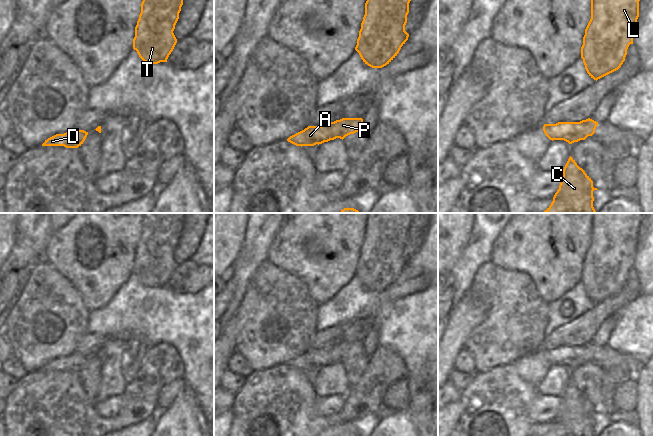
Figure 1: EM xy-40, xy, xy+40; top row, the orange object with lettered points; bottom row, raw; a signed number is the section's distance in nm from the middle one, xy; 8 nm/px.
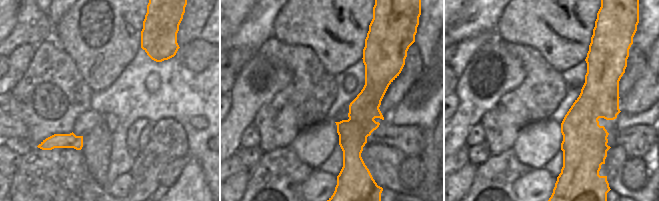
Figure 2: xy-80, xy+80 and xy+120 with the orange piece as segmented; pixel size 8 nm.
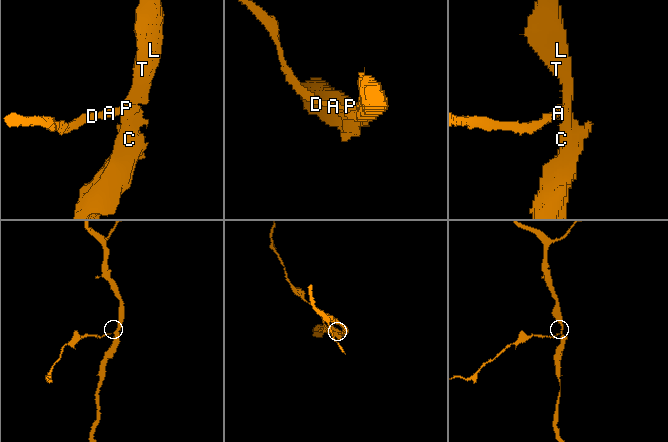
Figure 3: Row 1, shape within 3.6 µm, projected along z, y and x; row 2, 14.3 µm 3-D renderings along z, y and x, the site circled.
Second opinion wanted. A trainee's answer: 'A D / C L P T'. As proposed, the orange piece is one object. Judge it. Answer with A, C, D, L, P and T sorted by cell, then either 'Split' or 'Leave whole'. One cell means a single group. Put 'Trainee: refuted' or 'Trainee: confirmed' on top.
Trainee: confirmed
Groups: A D / C L P T. Split

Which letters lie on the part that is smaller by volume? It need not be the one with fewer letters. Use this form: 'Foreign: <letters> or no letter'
Foreign: A, D

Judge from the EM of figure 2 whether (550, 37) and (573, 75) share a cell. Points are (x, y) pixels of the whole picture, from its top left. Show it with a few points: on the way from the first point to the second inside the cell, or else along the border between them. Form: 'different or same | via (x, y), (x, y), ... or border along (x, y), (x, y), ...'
different | border along (584, 59), (561, 72)

